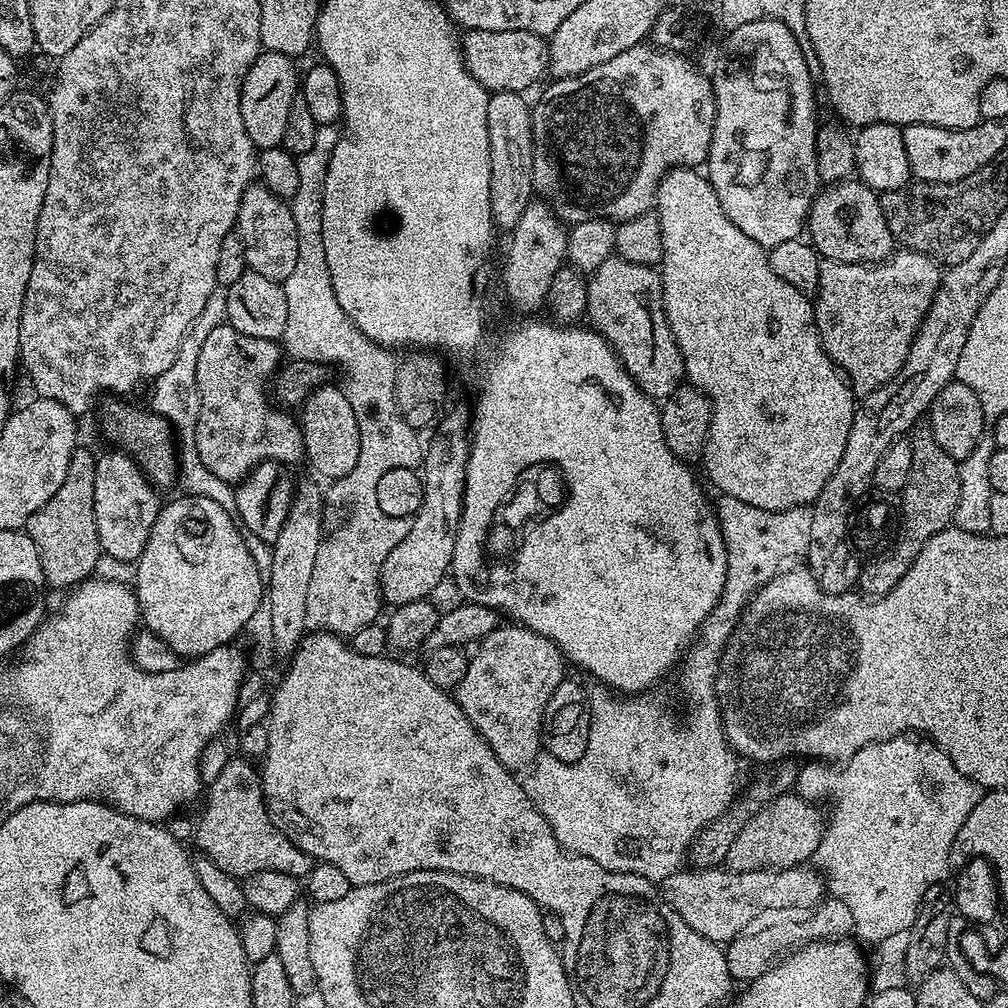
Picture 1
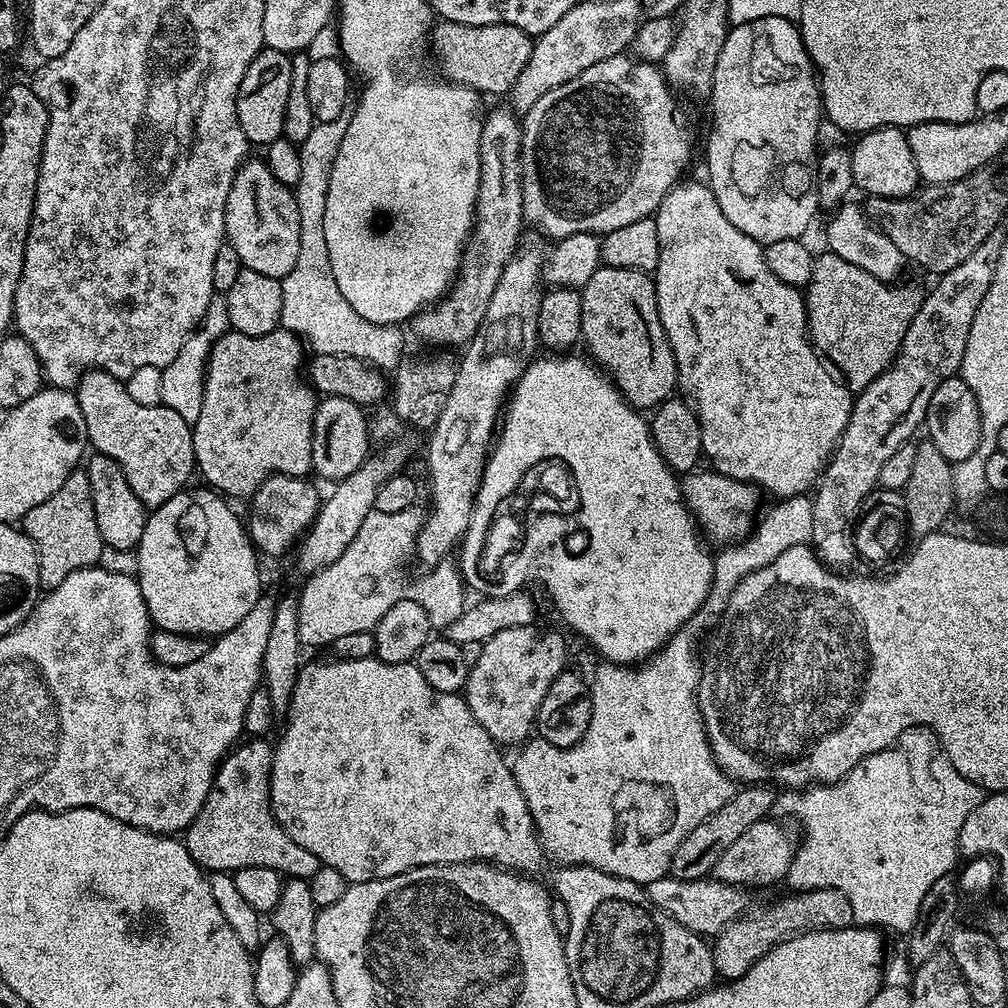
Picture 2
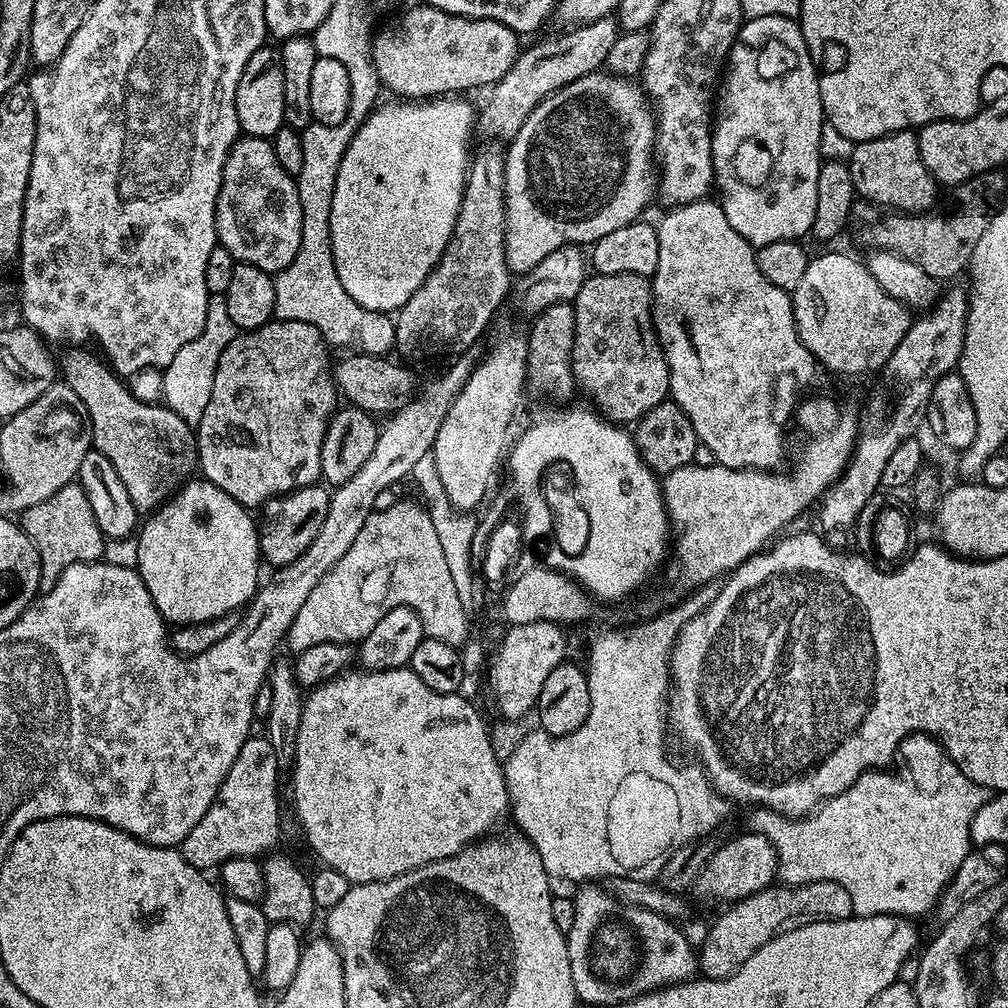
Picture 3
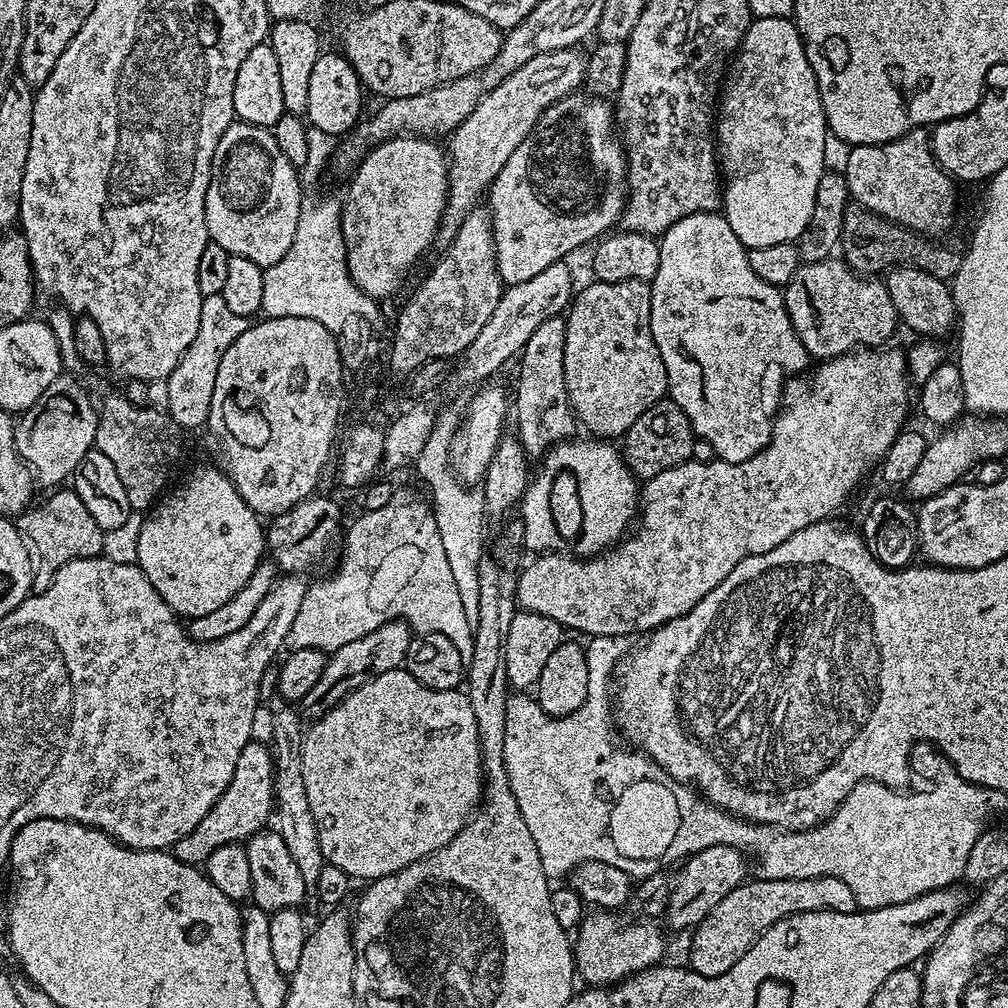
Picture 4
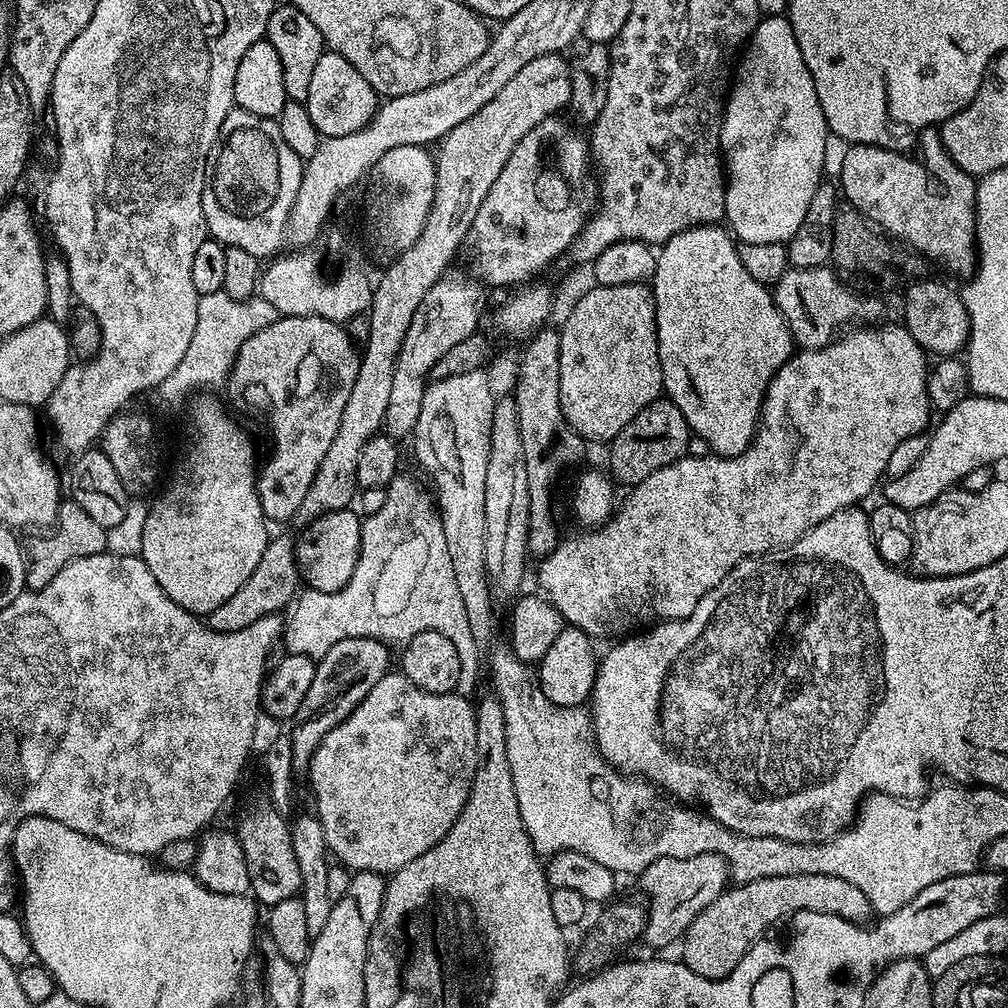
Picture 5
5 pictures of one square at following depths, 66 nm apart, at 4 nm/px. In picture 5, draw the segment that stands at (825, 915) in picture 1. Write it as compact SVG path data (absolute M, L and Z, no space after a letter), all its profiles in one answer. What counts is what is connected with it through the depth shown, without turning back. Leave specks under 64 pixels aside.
M790 874L782 878L758 878L758 882L736 884L724 889L724 893L694 922L682 937L684 956L682 963L694 974L707 980L726 978L742 962L753 944L765 935L764 932L775 920L791 917L797 912L825 912L847 920L864 922L873 915L870 902L858 886L846 882L846 878L834 878L826 874Z

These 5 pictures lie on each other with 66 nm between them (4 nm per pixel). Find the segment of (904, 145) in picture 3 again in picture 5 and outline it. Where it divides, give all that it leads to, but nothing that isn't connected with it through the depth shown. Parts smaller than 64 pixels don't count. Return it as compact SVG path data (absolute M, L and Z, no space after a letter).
M935 127L925 128L919 133L918 148L919 144L920 160L911 160L911 155L891 152L889 148L880 148L877 144L851 145L840 164L838 184L842 189L843 199L853 204L867 218L869 224L887 234L893 241L907 246L913 253L923 256L935 267L937 264L938 267L945 268L952 276L971 277L978 263L977 181L970 174L966 174L966 170L959 168L950 158L950 154L946 154L940 141L940 133Z

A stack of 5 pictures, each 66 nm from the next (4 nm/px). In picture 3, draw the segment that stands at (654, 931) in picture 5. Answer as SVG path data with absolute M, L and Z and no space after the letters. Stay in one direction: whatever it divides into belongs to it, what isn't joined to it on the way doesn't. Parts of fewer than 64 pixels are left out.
M744 830L741 836L728 840L720 849L716 848L701 869L696 880L695 891L710 899L735 902L754 894L758 890L769 887L777 879L776 851L774 846L762 834Z

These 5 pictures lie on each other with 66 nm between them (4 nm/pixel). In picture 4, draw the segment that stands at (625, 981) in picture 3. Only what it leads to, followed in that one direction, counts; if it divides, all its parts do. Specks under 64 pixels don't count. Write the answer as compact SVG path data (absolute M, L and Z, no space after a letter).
M592 910L585 915L578 925L574 936L574 959L579 979L588 986L611 986L628 979L636 972L644 972L655 968L664 956L664 936L655 928L656 924L644 918L627 918L623 920L612 910Z

